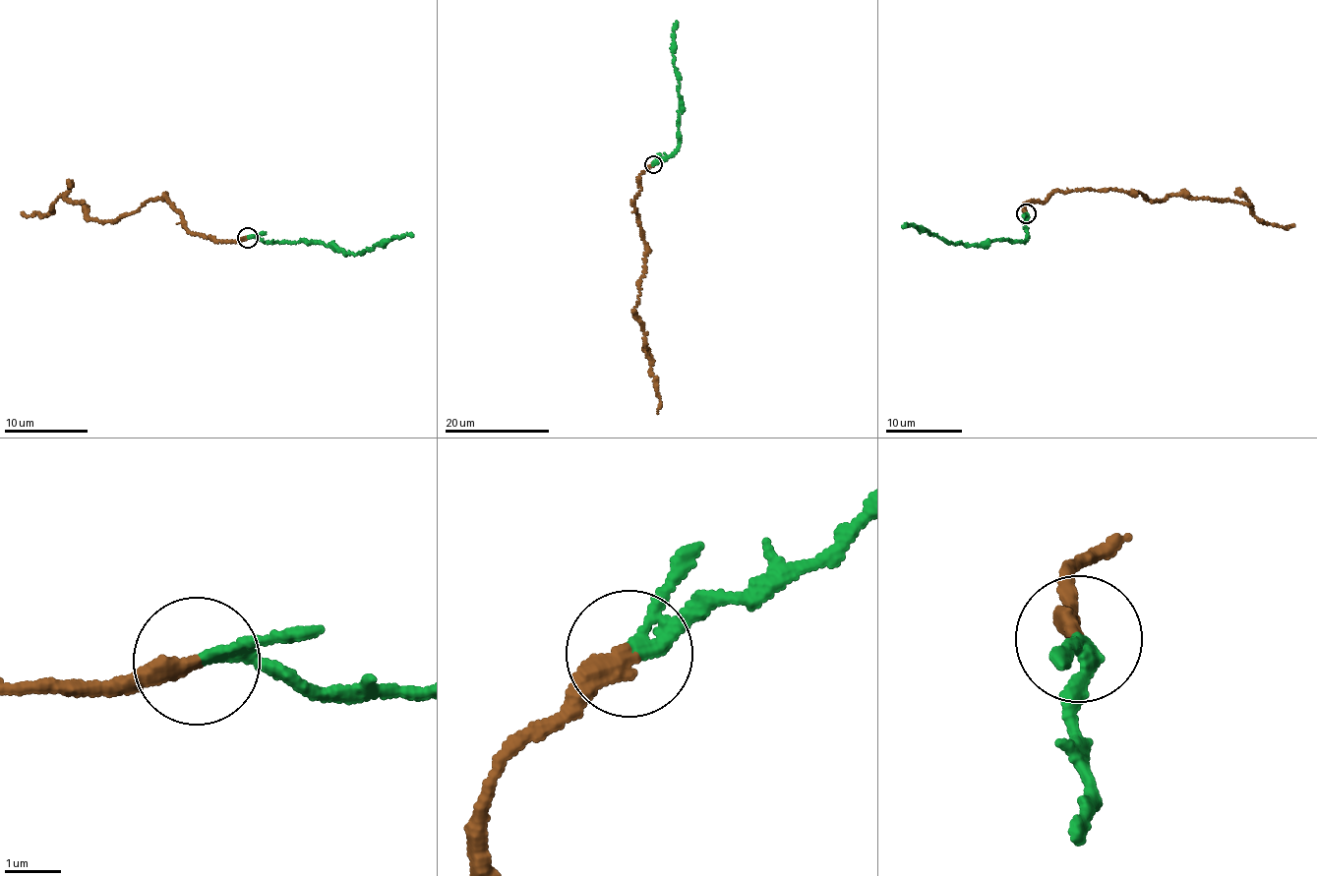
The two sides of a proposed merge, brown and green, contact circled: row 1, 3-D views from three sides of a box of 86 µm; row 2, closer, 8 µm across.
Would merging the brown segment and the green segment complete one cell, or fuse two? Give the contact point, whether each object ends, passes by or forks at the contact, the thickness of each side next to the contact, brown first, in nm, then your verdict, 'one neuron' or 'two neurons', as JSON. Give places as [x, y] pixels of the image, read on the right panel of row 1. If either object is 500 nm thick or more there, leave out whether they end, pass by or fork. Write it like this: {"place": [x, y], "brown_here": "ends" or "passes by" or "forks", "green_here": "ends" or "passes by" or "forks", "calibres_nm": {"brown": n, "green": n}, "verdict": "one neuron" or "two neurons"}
{"place": [1026, 213], "brown_here": "ends", "green_here": "passes by", "calibres_nm": {"brown": 360, "green": 190}, "verdict": "two neurons"}

